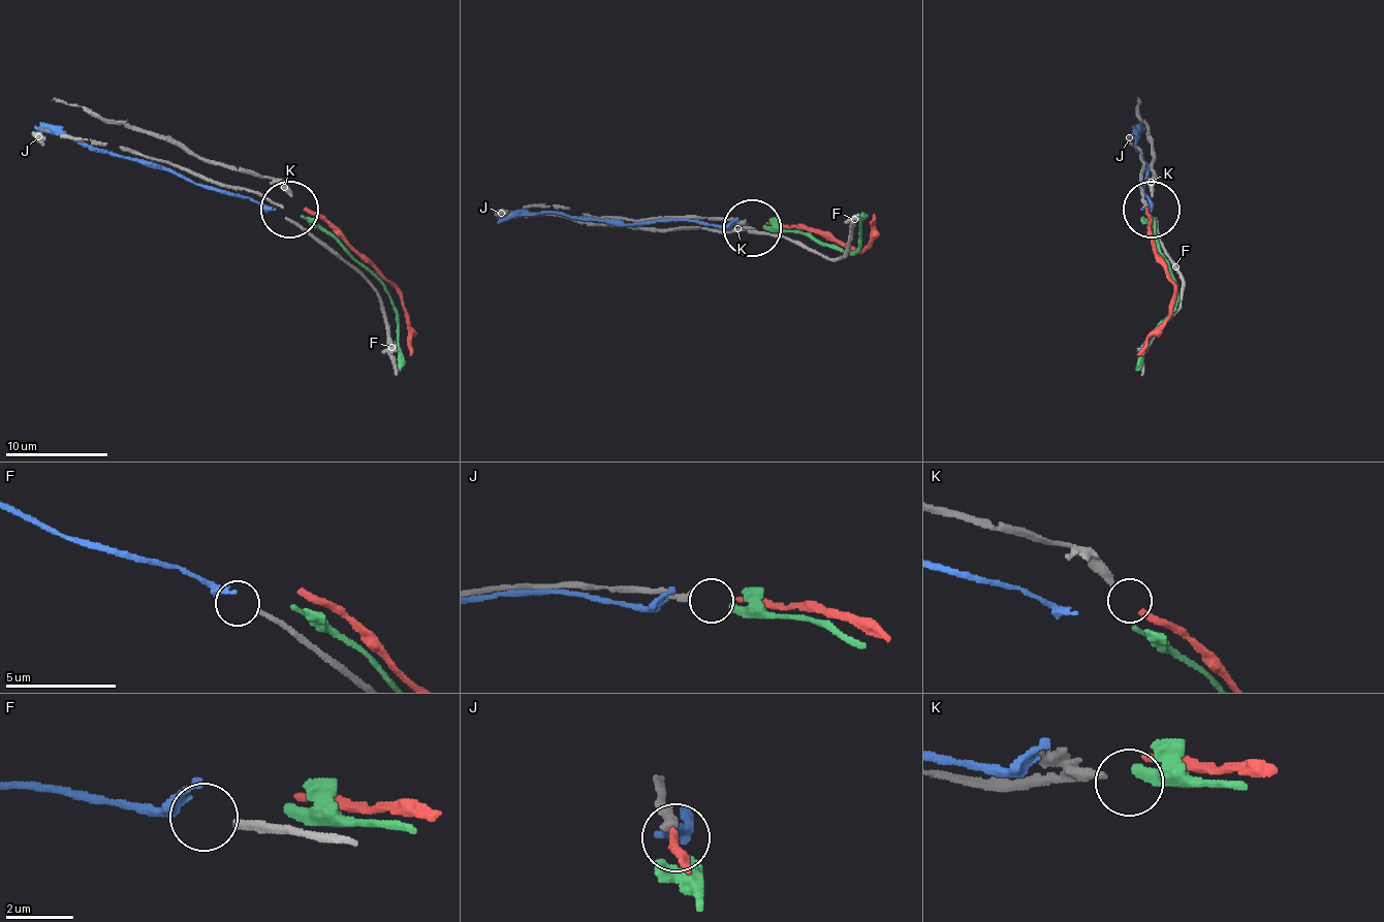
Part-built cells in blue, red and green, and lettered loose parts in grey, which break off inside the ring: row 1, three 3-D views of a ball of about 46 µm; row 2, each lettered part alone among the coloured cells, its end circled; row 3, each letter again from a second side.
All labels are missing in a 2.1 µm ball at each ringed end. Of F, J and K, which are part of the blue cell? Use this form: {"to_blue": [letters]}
{"to_blue": ["F"]}

